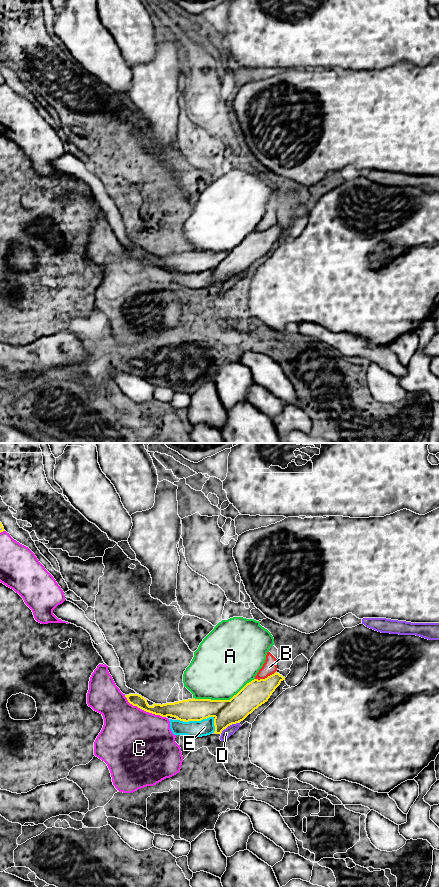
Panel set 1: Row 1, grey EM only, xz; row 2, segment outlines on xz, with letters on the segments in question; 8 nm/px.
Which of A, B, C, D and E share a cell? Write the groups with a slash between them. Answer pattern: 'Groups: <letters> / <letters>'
Groups: A / B C E / D

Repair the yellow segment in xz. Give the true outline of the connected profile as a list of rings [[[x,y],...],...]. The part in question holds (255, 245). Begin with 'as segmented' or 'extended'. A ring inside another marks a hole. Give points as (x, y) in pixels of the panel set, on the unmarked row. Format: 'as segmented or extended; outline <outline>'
as segmented; outline [[[275,224],[274,226],[268,228],[265,231],[254,231],[247,235],[236,247],[234,247],[230,252],[211,252],[211,251],[188,251],[182,252],[174,255],[166,256],[153,256],[149,258],[147,252],[139,246],[129,246],[125,247],[128,254],[133,258],[155,266],[162,269],[175,269],[180,273],[201,273],[209,269],[214,270],[215,286],[221,286],[224,281],[232,276],[239,275],[243,273],[249,266],[251,266],[255,261],[268,253],[275,241],[280,237],[280,235],[285,232],[285,229]]]

